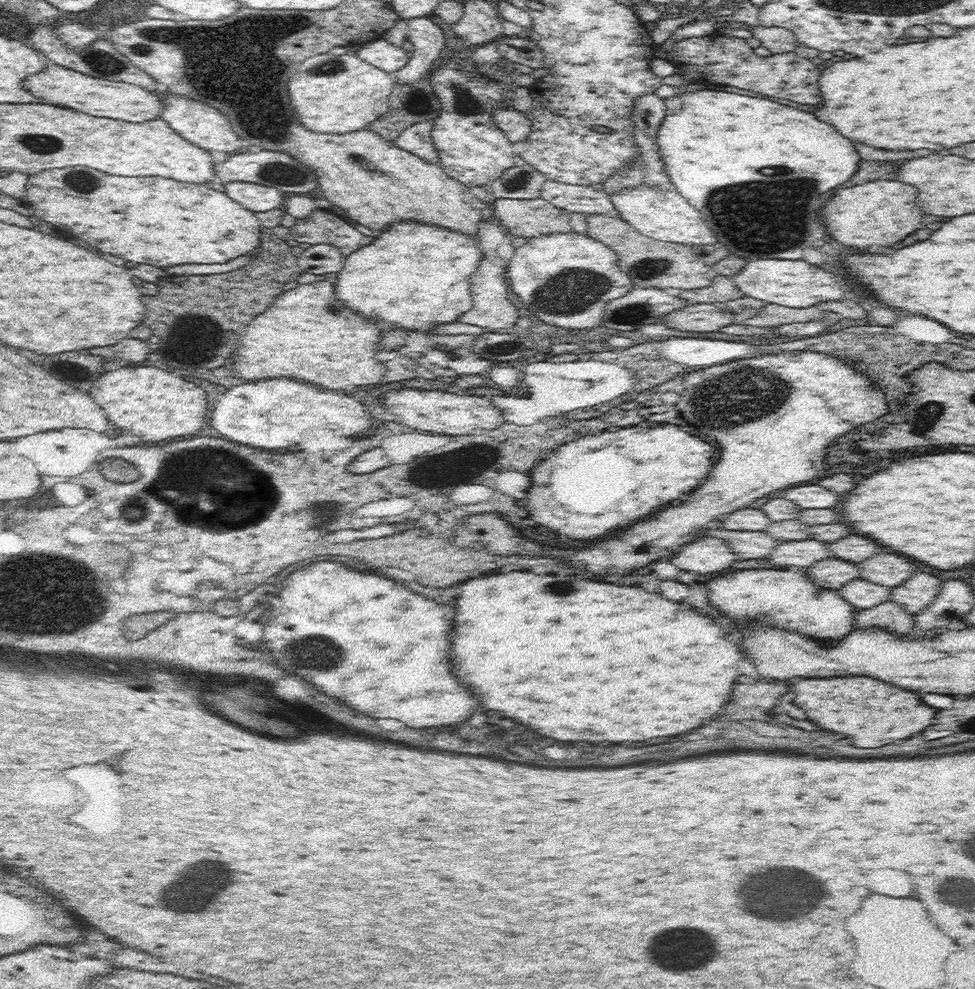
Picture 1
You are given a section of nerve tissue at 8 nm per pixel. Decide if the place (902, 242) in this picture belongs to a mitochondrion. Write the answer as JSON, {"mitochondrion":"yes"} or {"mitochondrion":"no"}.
{"mitochondrion":"no"}

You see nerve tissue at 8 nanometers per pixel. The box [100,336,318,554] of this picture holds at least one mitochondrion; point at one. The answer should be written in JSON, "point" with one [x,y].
{"point":[159,484]}

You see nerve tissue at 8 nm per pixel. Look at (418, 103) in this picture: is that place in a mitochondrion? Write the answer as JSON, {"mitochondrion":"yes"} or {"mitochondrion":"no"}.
{"mitochondrion":"yes"}

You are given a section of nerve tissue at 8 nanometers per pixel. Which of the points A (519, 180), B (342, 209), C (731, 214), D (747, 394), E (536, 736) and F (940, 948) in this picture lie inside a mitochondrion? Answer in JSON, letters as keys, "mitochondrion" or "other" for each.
{"A":"mitochondrion","B":"other","C":"mitochondrion","D":"mitochondrion","E":"other","F":"other"}

